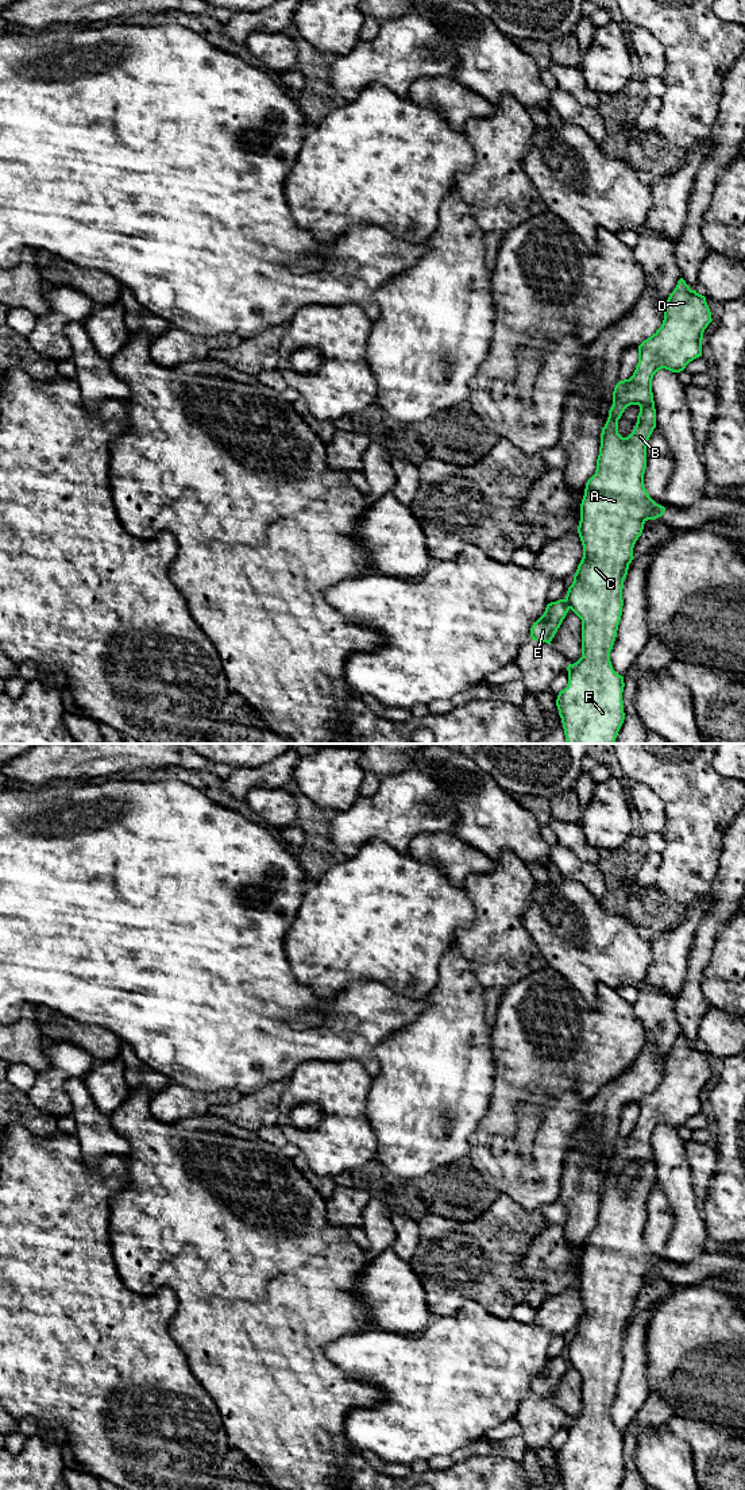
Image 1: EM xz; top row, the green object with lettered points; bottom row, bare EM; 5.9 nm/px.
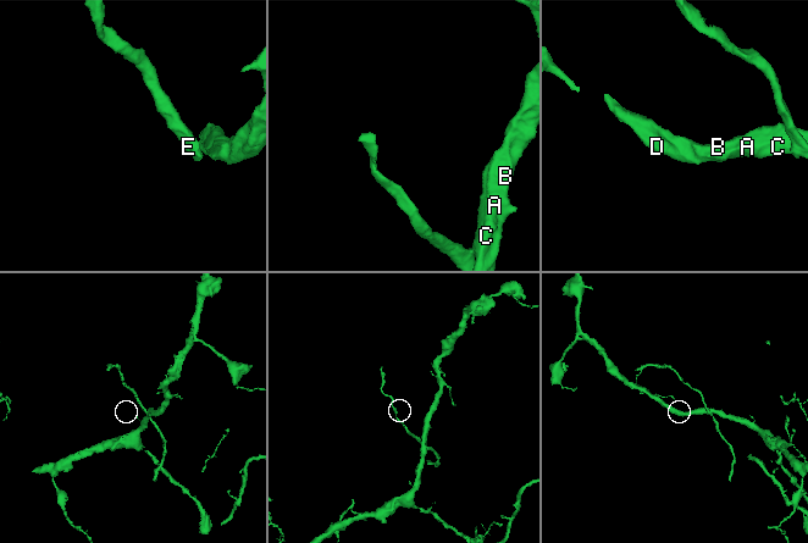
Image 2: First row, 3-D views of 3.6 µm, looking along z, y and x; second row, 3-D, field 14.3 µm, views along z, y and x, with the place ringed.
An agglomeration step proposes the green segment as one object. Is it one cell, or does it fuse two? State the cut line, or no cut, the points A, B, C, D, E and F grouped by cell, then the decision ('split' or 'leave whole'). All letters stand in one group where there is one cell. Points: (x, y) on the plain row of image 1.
cut in xz along (566, 1354), (570, 1363); A B C D F / E; split

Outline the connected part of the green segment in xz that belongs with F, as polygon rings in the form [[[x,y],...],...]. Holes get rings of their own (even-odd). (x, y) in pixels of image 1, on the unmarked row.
[[[683,1034],[669,1050],[664,1066],[661,1082],[638,1101],[638,1119],[629,1135],[619,1136],[613,1147],[613,1161],[609,1173],[602,1184],[601,1203],[597,1215],[595,1230],[587,1236],[584,1251],[580,1259],[580,1277],[578,1289],[583,1301],[583,1313],[574,1331],[574,1337],[568,1343],[565,1355],[568,1363],[582,1375],[582,1413],[567,1423],[568,1440],[561,1445],[556,1455],[559,1471],[561,1474],[564,1490],[618,1490],[624,1475],[624,1432],[618,1431],[610,1417],[618,1381],[622,1371],[622,1344],[628,1331],[629,1320],[633,1316],[633,1304],[642,1289],[648,1275],[661,1273],[665,1263],[656,1259],[644,1242],[646,1224],[646,1198],[656,1184],[656,1165],[652,1149],[653,1131],[661,1126],[680,1128],[694,1115],[702,1112],[702,1095],[707,1081],[713,1077],[706,1053],[696,1046],[691,1046]],[[630,1161],[638,1161],[640,1169],[633,1188],[628,1193],[618,1189],[618,1176]]]

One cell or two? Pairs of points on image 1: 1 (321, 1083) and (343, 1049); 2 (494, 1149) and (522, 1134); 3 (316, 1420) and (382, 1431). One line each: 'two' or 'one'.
1: two
2: one
3: two

